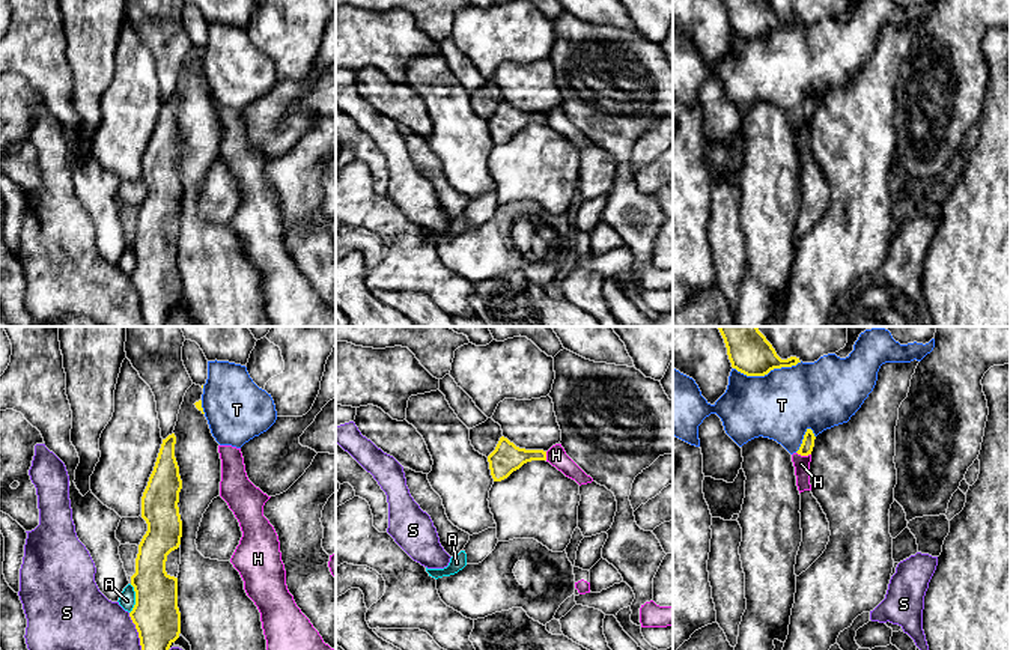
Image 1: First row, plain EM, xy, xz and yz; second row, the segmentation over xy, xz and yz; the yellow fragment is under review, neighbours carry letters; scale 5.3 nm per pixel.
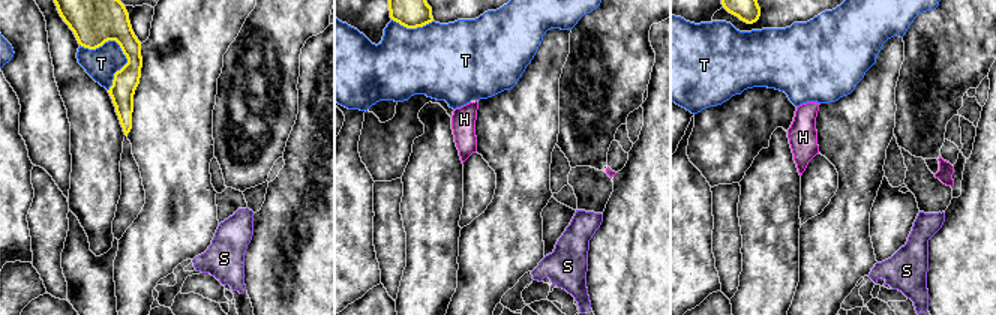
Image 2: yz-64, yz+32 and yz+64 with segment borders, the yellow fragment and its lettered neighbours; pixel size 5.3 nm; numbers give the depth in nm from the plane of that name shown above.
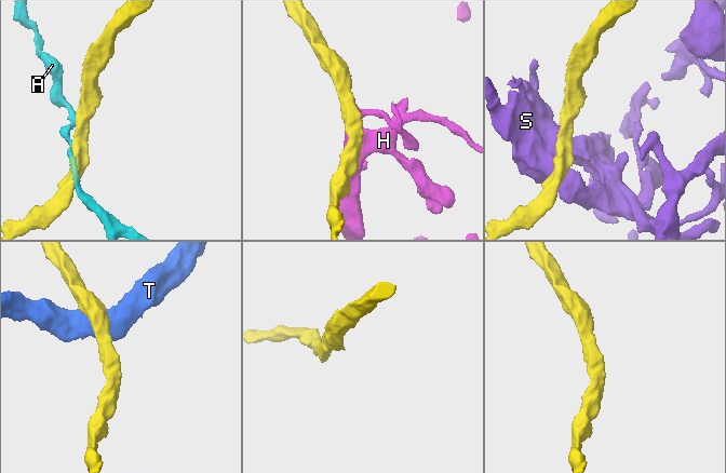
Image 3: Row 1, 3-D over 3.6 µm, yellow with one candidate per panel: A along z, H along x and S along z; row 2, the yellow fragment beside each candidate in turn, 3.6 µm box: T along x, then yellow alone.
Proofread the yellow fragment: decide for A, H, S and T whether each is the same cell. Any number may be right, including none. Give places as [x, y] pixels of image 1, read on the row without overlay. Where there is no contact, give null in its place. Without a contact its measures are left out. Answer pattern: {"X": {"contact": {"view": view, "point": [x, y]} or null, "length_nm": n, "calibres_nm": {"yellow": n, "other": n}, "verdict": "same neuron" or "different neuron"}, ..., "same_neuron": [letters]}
{"A": {"contact": {"view": "xy", "point": [136, 262]}, "length_nm": 160, "calibres_nm": {"yellow": 260, "other": 90}, "verdict": "different neuron"}, "H": {"contact": {"view": "yz", "point": [804, 118]}, "length_nm": 80, "calibres_nm": {"yellow": 70, "other": 90}, "verdict": "different neuron"}, "S": {"contact": {"view": "xy", "point": [139, 300]}, "length_nm": 280, "calibres_nm": {"yellow": 260, "other": 320}, "verdict": "different neuron"}, "T": {"contact": {"view": "yz", "point": [766, 36]}, "length_nm": 380, "calibres_nm": {"yellow": 200, "other": 380}, "verdict": "different neuron"}, "same_neuron": []}

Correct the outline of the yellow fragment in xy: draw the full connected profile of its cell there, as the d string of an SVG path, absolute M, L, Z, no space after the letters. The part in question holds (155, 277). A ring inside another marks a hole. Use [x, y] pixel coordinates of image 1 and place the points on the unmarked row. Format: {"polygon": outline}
{"polygon": "M175 96L163 102L154 134L141 159L148 194L138 208L131 248L135 268L129 275L146 327L163 327L181 296L178 241L166 235L167 218L182 200L179 155L182 143L175 120Z"}

